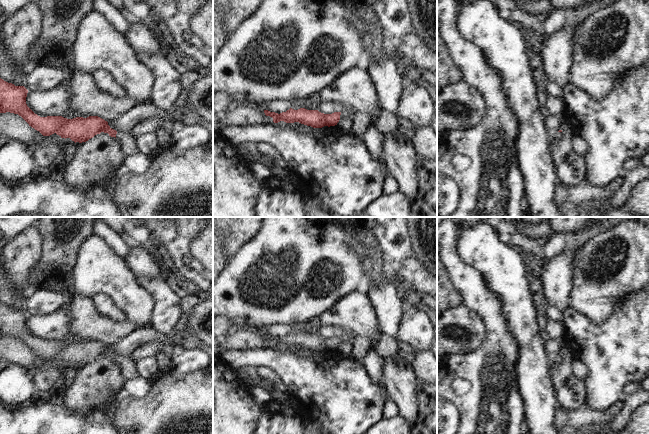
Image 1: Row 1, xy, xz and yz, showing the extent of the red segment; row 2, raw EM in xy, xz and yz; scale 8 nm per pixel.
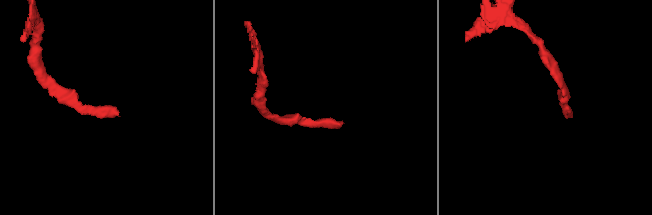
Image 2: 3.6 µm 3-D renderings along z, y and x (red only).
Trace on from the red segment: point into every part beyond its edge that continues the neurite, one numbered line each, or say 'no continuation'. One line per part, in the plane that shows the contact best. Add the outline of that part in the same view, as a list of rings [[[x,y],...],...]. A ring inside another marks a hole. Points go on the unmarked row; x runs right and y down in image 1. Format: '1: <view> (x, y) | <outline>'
1: xy (127, 371) | [[[117,356],[116,362],[124,379],[139,377],[138,372],[131,366],[132,359],[130,356]]]

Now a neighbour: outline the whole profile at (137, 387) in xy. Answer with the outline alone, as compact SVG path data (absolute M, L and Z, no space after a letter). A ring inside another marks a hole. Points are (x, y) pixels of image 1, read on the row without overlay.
M133 377L126 379L122 394L134 398L143 398L150 391L151 385L149 379Z

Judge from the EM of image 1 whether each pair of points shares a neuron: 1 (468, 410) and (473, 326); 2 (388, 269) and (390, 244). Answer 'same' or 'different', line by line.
1: different
2: same

